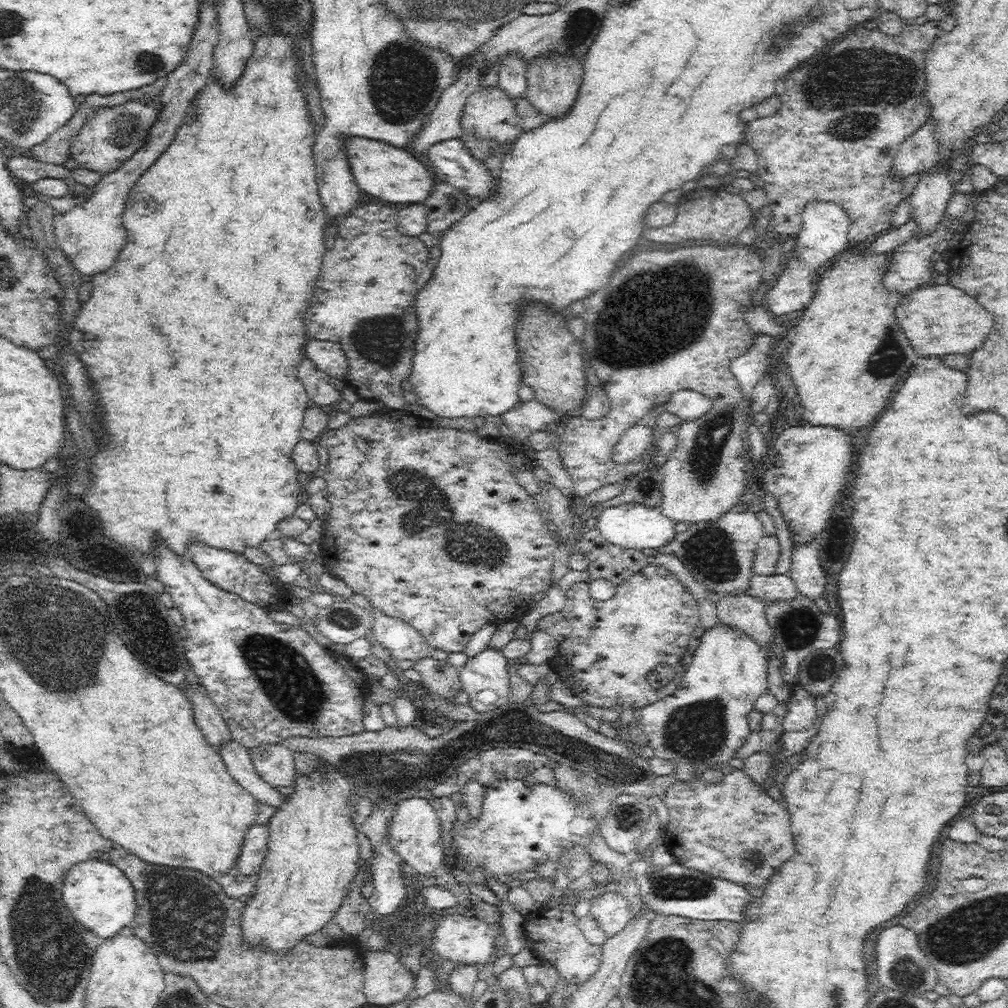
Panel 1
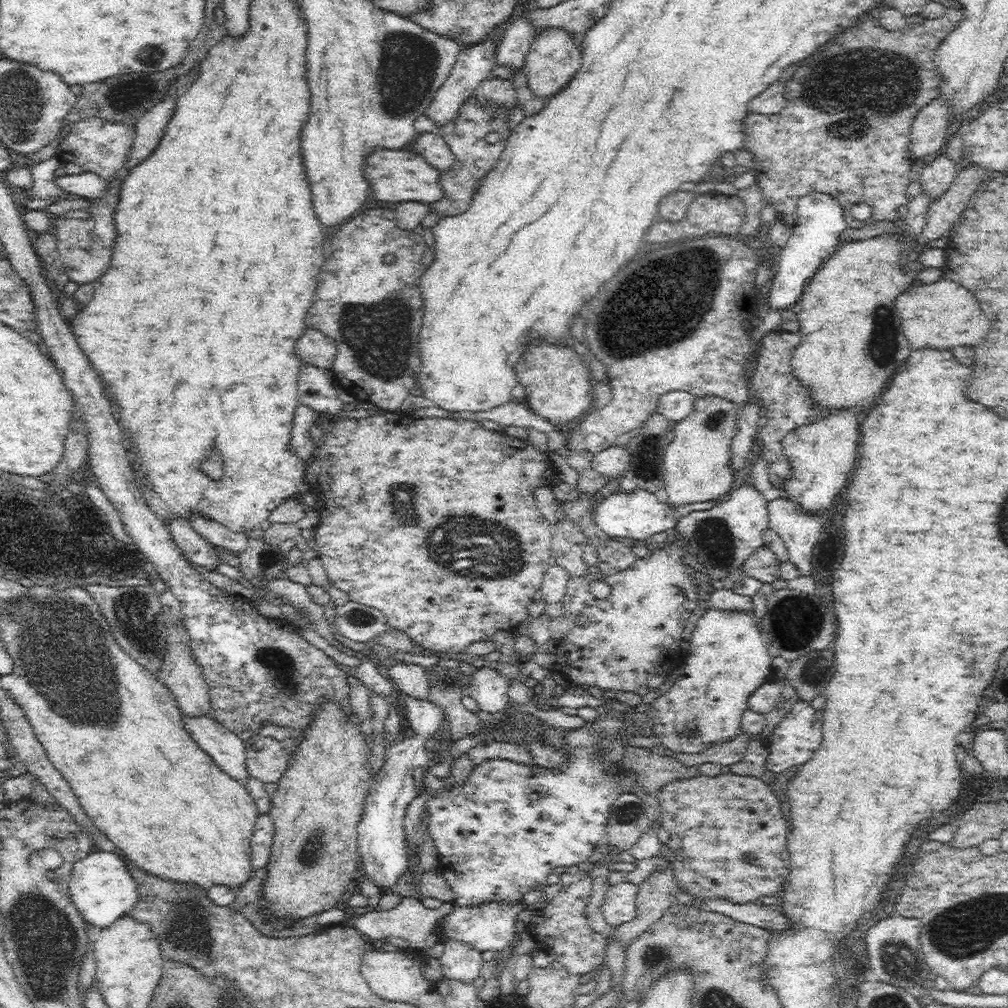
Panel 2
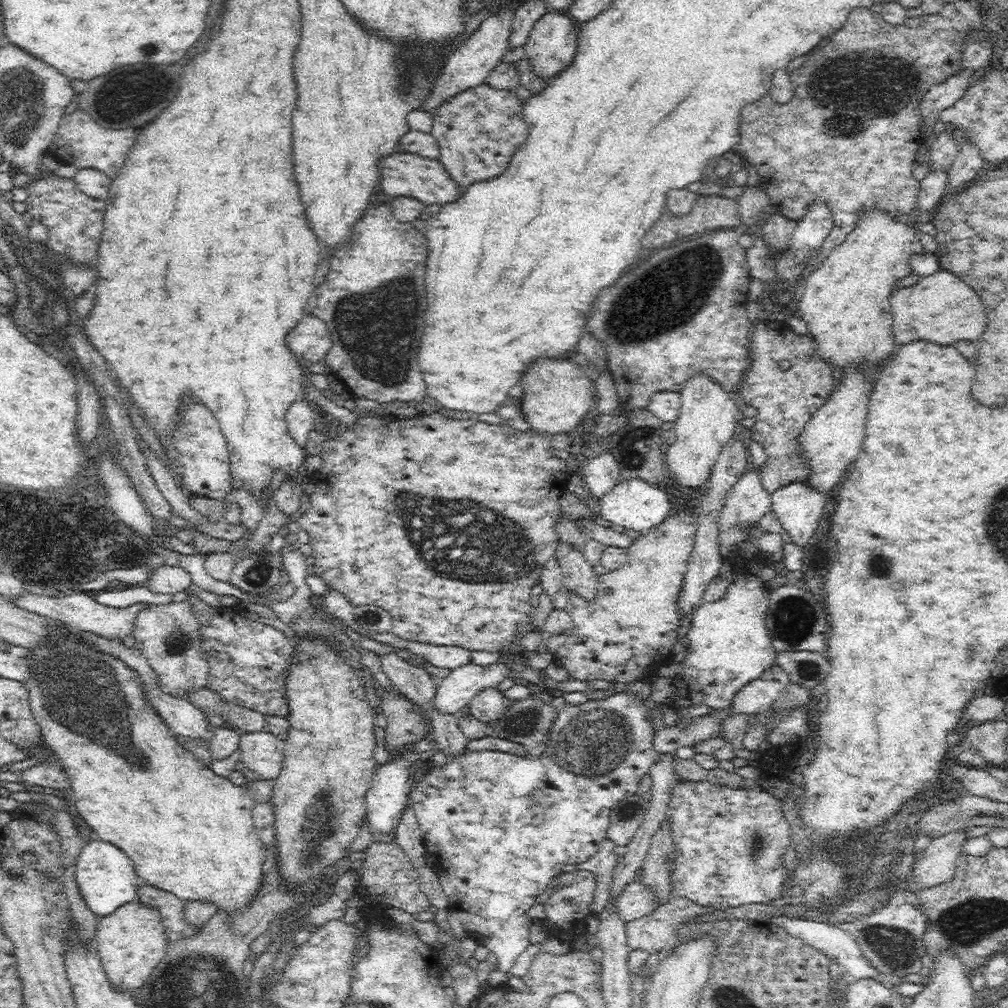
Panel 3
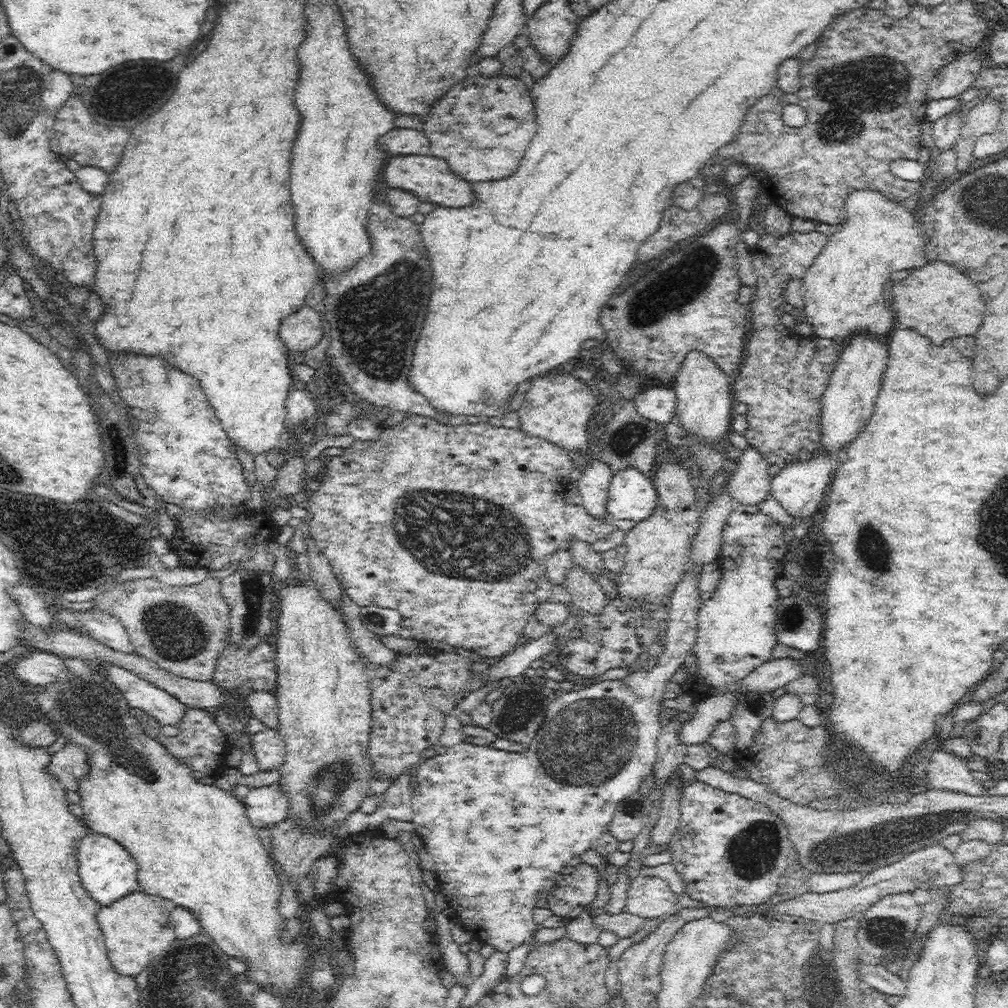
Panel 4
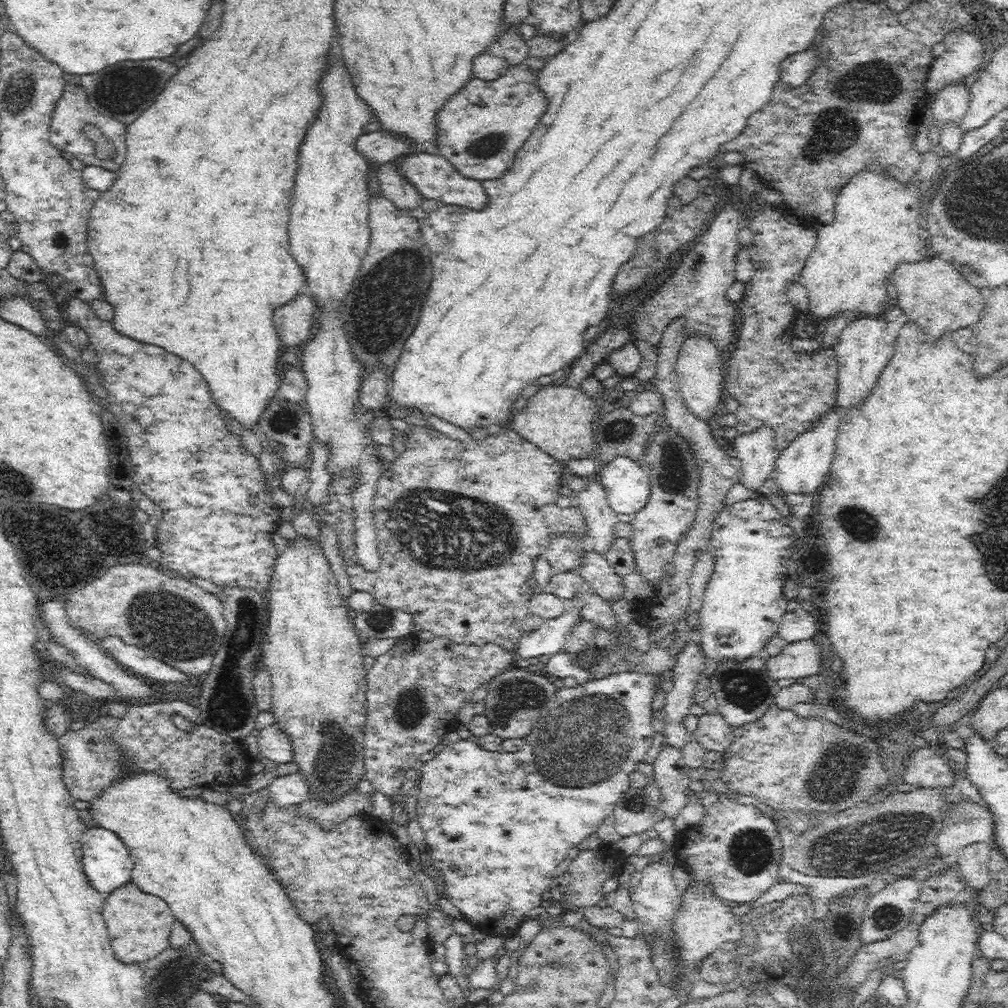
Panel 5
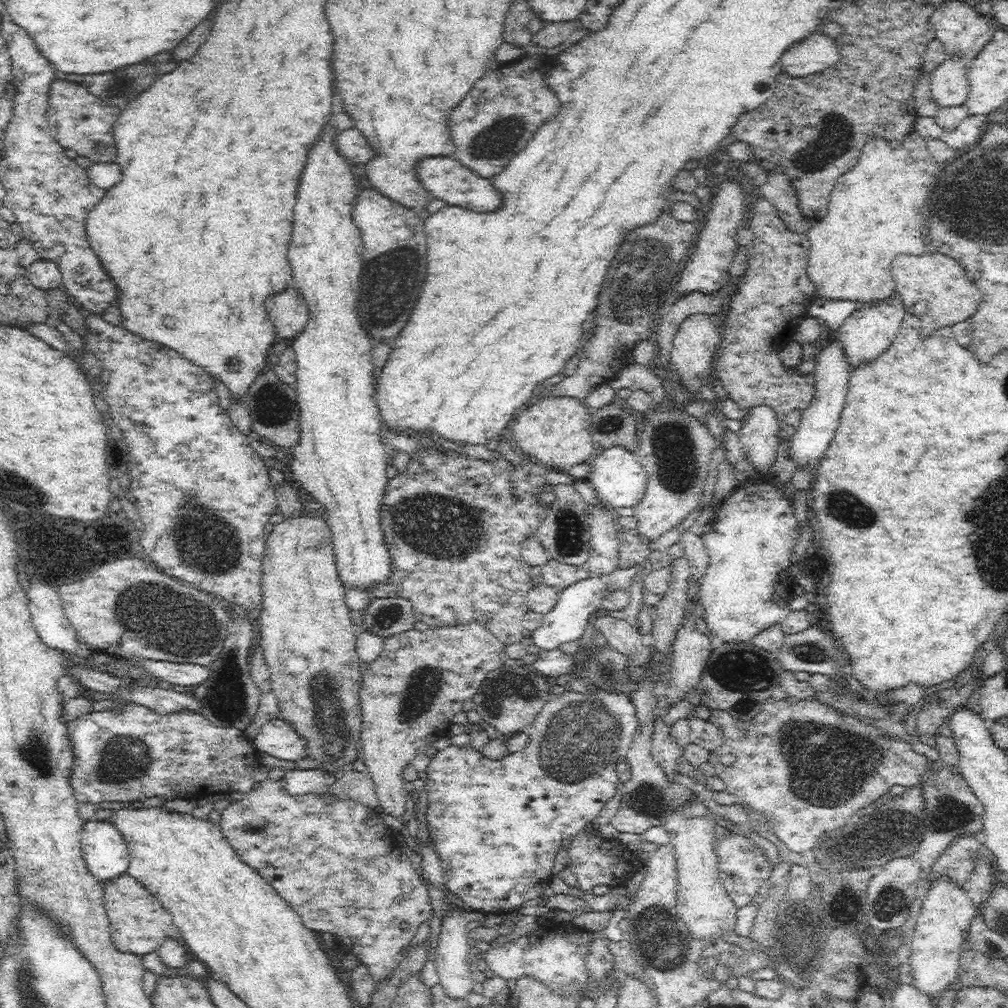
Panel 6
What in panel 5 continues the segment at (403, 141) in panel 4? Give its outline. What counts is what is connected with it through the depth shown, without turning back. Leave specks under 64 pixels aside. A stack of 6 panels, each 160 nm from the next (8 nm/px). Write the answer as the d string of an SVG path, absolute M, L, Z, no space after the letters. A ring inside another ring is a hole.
M370 132L370 134L360 134L354 140L354 148L366 160L382 164L398 156L398 152L402 152L402 140L390 140L390 136L382 136L382 132Z

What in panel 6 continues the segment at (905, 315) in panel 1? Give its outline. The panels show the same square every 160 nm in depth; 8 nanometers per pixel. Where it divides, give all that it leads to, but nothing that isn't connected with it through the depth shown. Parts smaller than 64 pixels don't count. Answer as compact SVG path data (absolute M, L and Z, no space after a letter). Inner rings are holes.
M936 250L934 253L914 254L900 253L893 260L891 268L895 282L895 290L902 297L906 310L915 314L921 322L920 330L924 334L942 328L944 324L956 324L968 316L972 316L982 302L982 294L970 278L966 276L960 262L952 256L946 256Z

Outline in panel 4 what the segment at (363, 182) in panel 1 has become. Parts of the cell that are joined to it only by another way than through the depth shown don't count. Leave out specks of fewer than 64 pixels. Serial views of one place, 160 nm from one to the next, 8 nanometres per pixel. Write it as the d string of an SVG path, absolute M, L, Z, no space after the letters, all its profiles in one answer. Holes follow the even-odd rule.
M416 154L416 156L398 156L392 158L386 166L386 180L390 186L400 186L404 190L416 192L420 200L430 200L440 206L470 206L477 196L470 181L462 180L450 169L449 164L432 154Z

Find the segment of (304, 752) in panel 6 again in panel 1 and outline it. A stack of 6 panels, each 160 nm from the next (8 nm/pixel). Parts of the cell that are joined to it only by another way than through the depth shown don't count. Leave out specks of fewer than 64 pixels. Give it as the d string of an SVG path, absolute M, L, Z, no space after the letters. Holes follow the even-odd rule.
M262 742L249 747L254 770L273 787L290 786L294 780L295 764L292 750L281 742Z

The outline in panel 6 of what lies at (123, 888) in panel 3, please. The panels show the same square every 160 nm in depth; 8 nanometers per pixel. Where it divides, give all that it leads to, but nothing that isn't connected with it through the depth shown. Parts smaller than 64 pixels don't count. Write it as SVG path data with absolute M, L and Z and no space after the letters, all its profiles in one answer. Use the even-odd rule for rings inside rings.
M112 820L84 821L81 848L90 872L106 882L127 872L130 856L123 834Z

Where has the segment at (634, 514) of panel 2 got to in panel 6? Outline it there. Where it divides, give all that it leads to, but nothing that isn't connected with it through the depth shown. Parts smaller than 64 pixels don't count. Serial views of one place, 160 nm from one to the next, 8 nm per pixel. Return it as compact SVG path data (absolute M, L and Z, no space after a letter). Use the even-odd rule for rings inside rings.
M613 445L597 450L593 460L589 462L586 481L594 488L597 498L605 507L617 510L621 507L633 507L640 502L646 488L647 472L634 451L621 445Z

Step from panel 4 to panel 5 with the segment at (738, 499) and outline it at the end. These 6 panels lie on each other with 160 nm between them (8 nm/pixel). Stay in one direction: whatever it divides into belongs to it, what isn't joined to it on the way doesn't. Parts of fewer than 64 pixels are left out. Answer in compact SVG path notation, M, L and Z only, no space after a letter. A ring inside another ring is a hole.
M765 422L739 433L730 443L730 448L741 461L742 483L748 489L756 491L767 478L774 475L779 451L776 449L775 430Z

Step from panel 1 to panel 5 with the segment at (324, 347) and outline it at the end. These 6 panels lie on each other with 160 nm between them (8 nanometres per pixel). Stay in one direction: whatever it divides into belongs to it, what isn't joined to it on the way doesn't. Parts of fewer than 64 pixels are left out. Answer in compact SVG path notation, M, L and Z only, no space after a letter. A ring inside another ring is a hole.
M298 294L294 304L284 304L274 310L274 328L287 346L302 346L310 338L315 324L315 308L311 296Z

